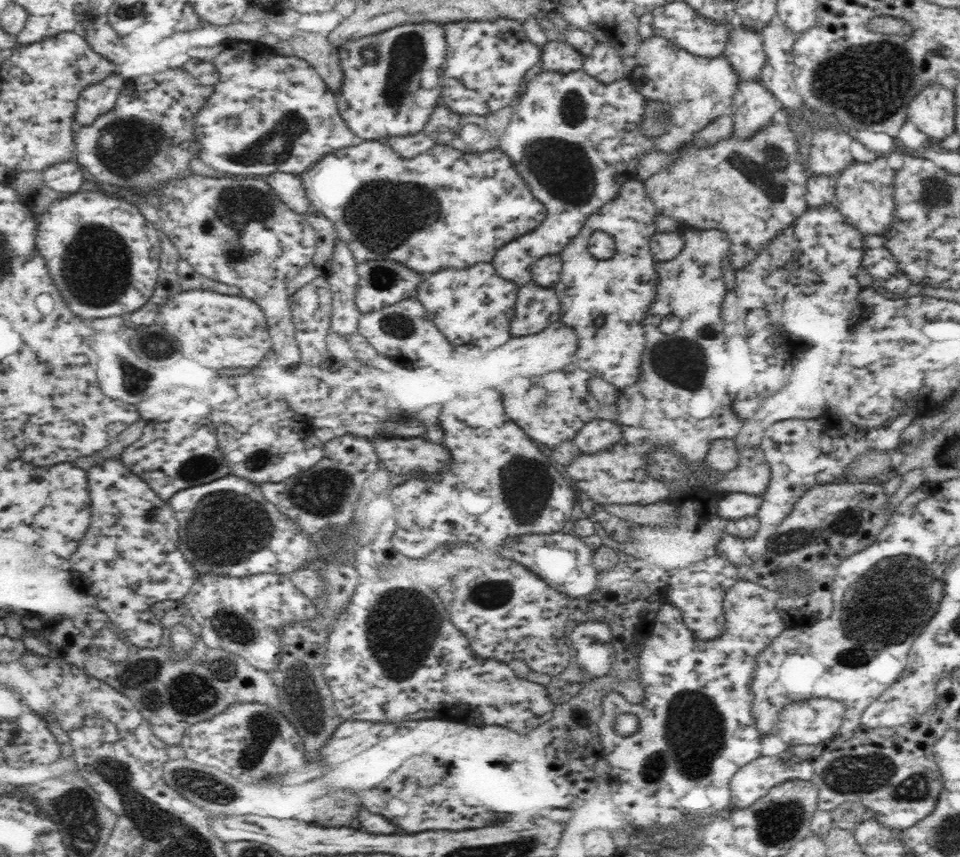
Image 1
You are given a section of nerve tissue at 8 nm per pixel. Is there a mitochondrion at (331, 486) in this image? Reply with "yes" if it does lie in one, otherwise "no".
yes

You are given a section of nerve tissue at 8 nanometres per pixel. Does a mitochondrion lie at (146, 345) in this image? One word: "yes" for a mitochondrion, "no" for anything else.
yes

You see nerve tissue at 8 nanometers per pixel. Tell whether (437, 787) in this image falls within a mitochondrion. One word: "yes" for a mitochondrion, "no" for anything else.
no

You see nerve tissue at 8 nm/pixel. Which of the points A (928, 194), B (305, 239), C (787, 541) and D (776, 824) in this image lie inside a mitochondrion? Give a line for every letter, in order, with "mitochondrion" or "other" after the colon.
A: mitochondrion
B: other
C: mitochondrion
D: mitochondrion

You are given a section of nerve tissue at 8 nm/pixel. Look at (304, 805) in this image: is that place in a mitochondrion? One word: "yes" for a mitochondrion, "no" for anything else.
no

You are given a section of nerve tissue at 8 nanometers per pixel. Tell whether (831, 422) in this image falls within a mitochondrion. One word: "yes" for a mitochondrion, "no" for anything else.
no

